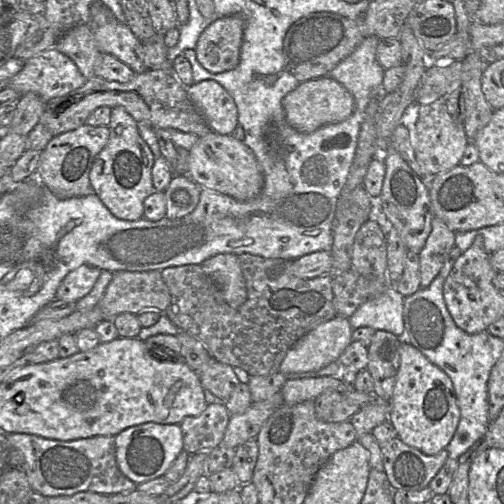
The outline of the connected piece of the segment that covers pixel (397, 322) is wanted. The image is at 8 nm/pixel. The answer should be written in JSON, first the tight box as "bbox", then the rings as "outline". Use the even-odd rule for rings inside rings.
{"bbox":[348,286,405,338],"outline":[[[394,286],[369,299],[348,318],[352,329],[371,327],[390,332],[400,338],[405,336],[403,321],[404,298]]]}

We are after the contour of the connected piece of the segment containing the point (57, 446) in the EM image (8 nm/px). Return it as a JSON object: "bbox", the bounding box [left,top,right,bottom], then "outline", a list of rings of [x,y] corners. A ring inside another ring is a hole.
{"bbox":[6,433,136,497],"outline":[[[24,433],[6,435],[11,445],[24,456],[24,471],[31,489],[45,497],[70,496],[83,491],[113,495],[121,492],[131,492],[136,489],[136,483],[126,477],[117,465],[114,436],[93,436],[90,438],[62,441]]]}

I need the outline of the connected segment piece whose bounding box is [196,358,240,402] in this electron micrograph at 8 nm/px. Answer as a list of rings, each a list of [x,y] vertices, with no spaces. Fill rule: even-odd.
[[[211,358],[197,372],[203,389],[209,390],[221,402],[225,402],[239,386],[240,381],[227,364]]]

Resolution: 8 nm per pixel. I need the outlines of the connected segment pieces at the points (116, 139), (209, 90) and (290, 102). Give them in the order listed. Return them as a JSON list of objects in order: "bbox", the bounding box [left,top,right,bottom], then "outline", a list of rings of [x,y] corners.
[{"bbox":[89,108,154,221],"outline":[[[124,108],[111,109],[107,127],[109,139],[93,162],[89,173],[90,184],[95,195],[113,216],[137,221],[143,218],[145,199],[154,192],[151,174],[154,155],[140,136],[138,123]]]},{"bbox":[187,80,238,135],"outline":[[[214,80],[193,83],[187,87],[188,96],[210,129],[231,135],[238,125],[237,106],[231,95]]]},{"bbox":[282,76,354,133],"outline":[[[325,76],[299,84],[283,98],[282,107],[291,127],[300,133],[312,133],[324,125],[349,118],[354,110],[354,98],[344,86]]]}]

